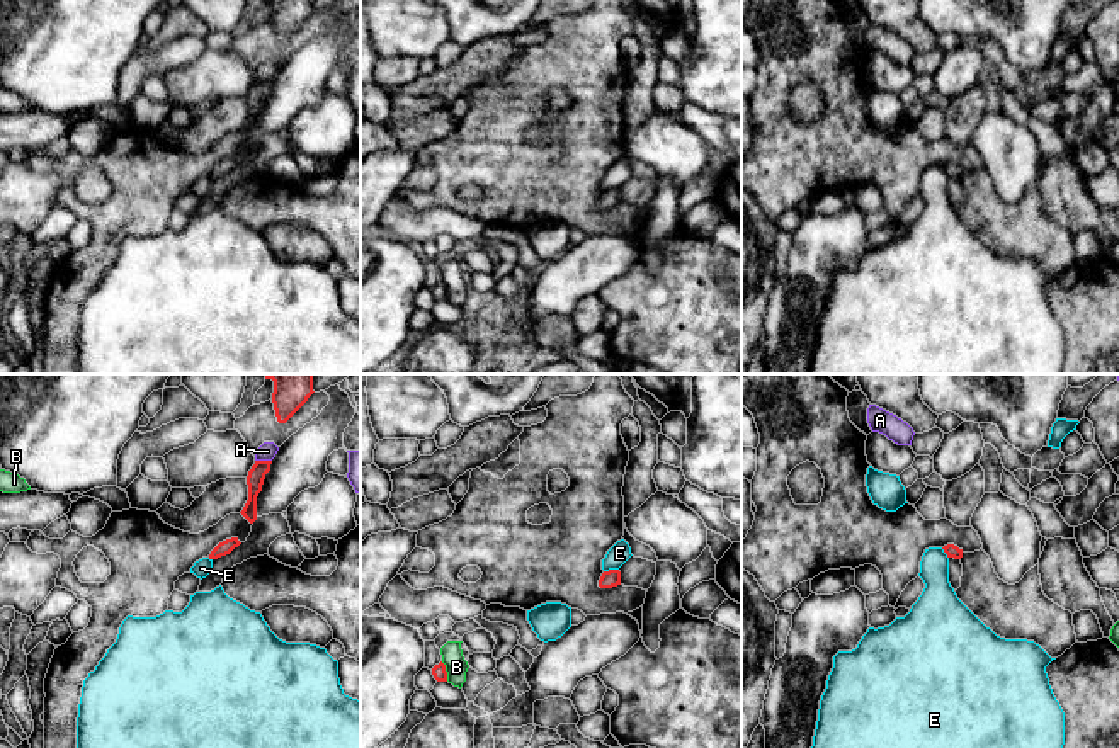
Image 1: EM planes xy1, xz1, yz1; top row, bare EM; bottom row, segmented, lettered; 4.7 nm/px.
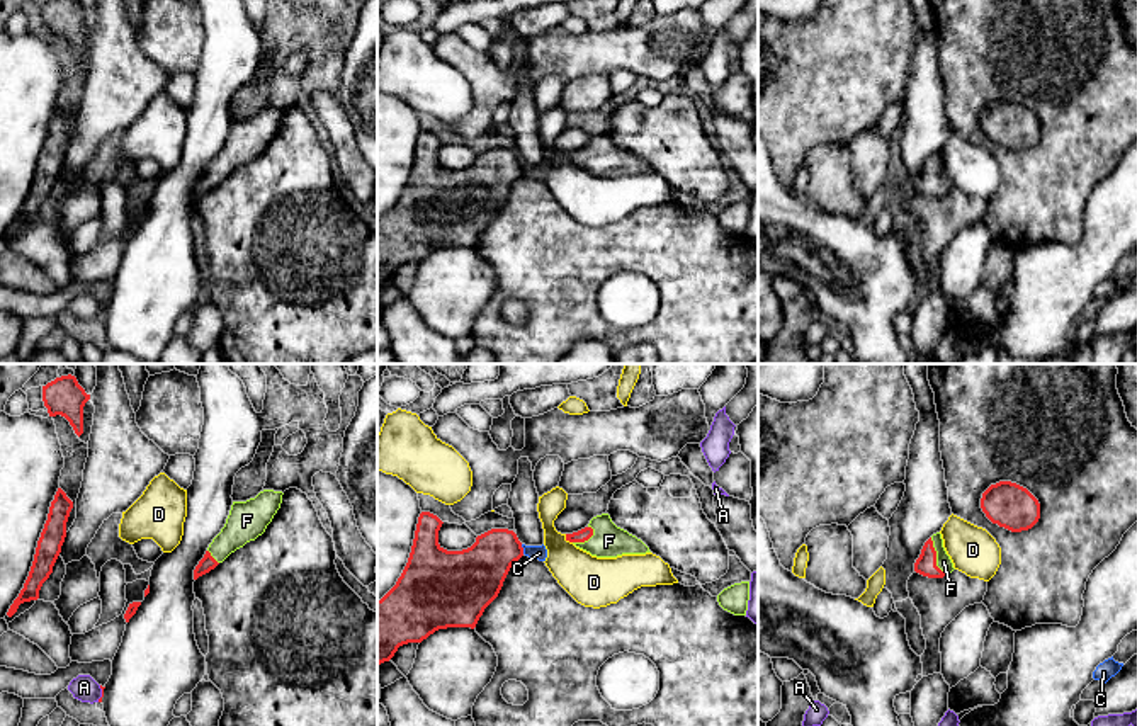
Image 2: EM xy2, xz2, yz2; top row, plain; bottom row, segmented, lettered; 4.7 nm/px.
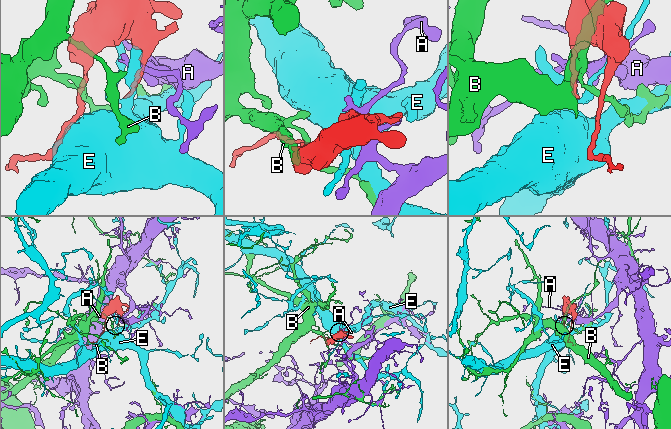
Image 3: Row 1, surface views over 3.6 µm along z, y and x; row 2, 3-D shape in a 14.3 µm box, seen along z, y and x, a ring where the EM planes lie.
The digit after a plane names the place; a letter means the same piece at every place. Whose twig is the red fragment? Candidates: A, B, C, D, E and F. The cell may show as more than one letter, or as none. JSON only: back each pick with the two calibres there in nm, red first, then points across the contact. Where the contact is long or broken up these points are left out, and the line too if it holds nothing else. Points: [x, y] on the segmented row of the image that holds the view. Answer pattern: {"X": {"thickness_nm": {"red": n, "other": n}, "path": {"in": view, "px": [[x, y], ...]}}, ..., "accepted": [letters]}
{"F": {"thickness_nm": {"red": 100, "other": 70}, "path": {"in": "yz2", "px": [[925, 565], [935, 556], [944, 561]]}}, "accepted": ["F"]}

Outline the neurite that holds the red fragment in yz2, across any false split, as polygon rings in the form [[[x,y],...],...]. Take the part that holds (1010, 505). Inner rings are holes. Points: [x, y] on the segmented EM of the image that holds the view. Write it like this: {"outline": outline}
{"outline": [[[1011,481],[991,485],[981,498],[986,517],[1011,532],[1032,529],[1040,519],[1038,500],[1023,486]]]}

